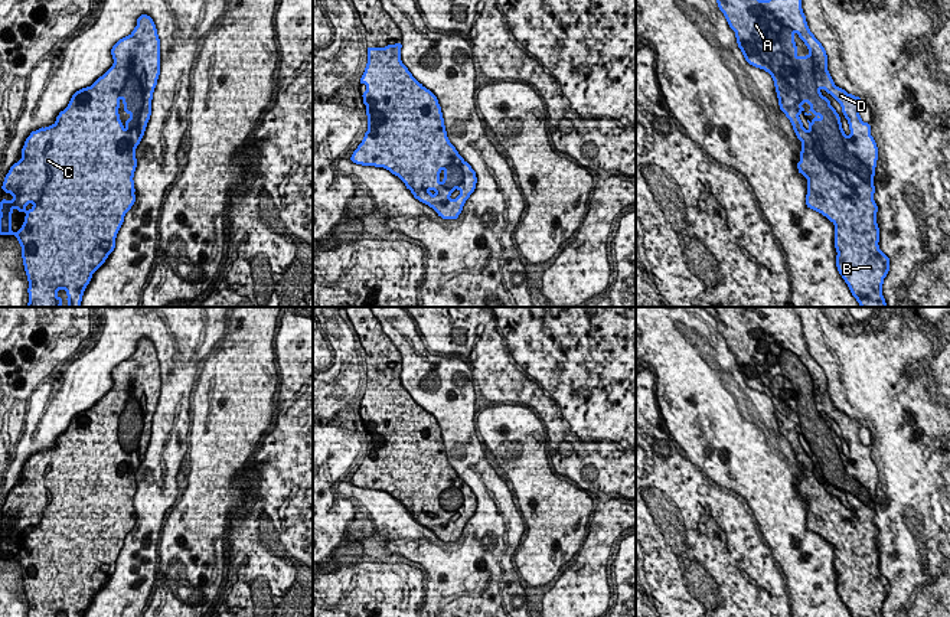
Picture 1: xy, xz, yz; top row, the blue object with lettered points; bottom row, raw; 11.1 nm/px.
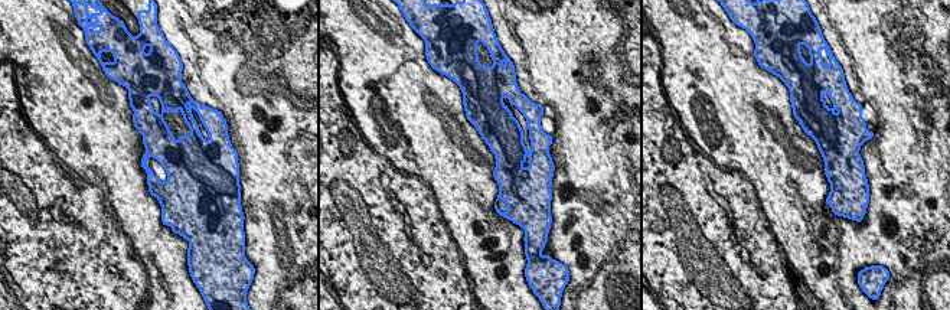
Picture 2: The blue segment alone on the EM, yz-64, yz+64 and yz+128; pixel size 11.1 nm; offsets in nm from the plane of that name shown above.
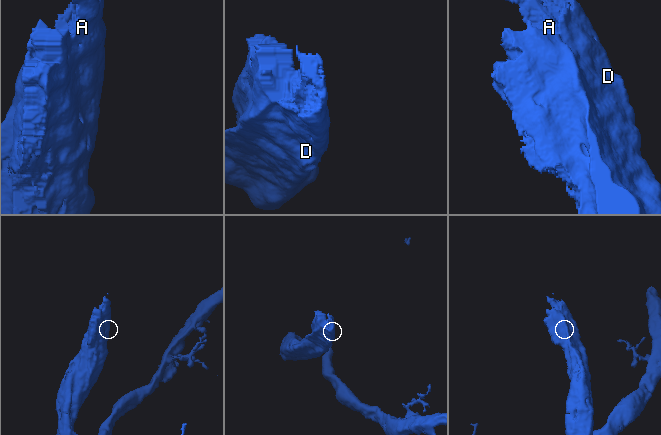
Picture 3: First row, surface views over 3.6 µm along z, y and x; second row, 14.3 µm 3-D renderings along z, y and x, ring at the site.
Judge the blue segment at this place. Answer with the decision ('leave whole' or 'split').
leave whole

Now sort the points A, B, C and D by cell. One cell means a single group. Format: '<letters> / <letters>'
A B C D

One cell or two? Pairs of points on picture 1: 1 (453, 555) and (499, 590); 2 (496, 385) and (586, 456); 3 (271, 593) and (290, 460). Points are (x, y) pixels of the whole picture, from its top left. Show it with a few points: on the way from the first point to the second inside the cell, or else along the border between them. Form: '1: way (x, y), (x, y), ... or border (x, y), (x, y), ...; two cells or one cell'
1: way (464, 567), (487, 590); one cell
2: way (519, 387), (549, 414), (552, 423), (562, 433); one cell
3: way (278, 560), (290, 548), (290, 493); one cell

